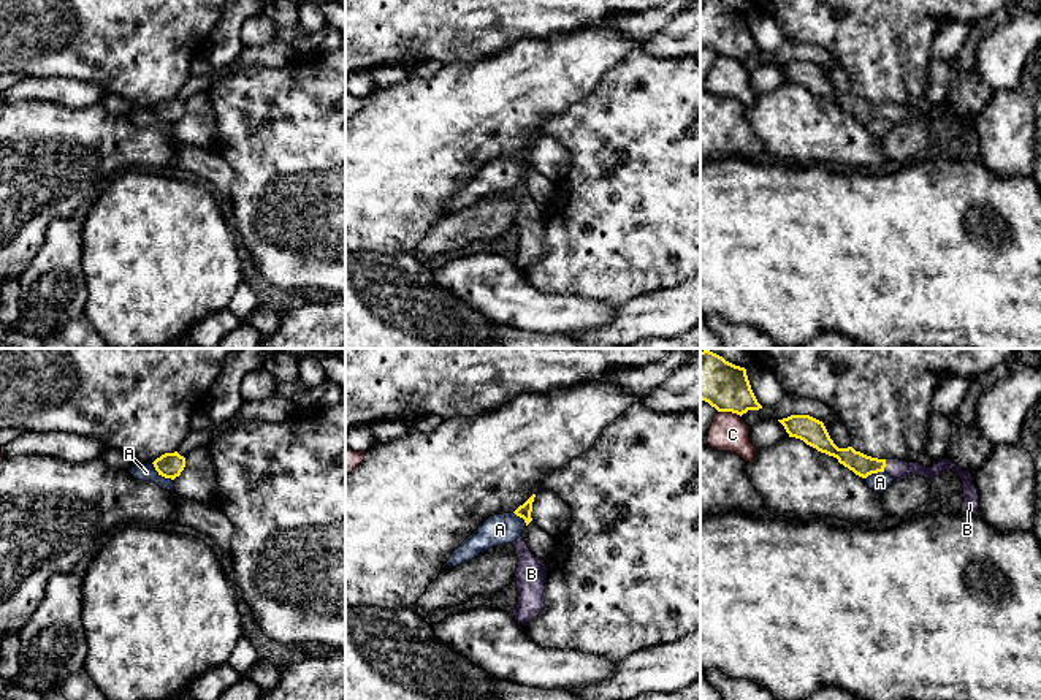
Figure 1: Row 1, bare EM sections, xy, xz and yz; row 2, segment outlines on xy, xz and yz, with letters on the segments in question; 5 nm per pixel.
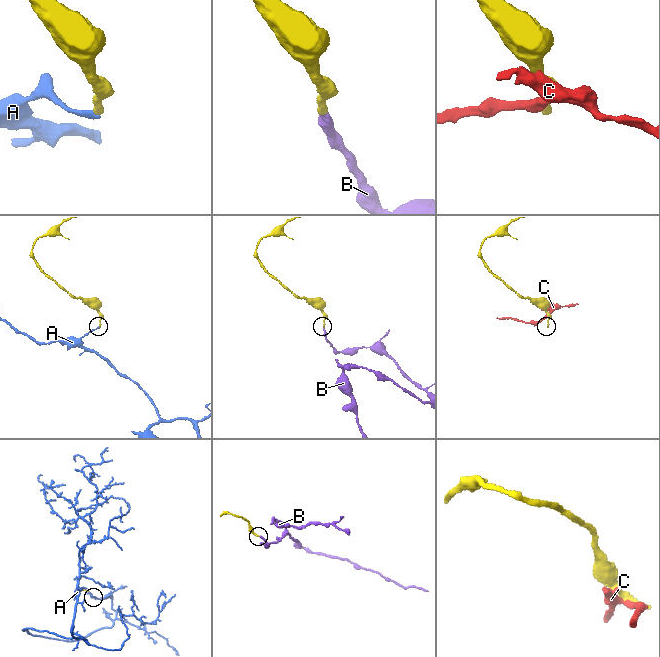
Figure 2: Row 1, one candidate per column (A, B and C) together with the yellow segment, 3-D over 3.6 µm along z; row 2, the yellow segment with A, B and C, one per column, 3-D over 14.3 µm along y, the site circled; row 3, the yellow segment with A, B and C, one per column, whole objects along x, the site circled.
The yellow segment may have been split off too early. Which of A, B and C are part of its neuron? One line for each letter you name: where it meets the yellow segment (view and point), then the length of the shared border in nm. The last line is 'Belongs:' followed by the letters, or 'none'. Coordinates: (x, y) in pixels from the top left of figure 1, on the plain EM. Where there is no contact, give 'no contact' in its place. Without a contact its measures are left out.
B: meets yellow in yz at (884, 111); contact 70 nm long
Belongs: B

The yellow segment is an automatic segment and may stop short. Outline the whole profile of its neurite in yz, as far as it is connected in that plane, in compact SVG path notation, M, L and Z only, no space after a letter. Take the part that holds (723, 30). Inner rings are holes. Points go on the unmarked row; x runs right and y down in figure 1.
M700 0L700 44L718 57L743 60L759 55L746 14L726 6L719 0Z

